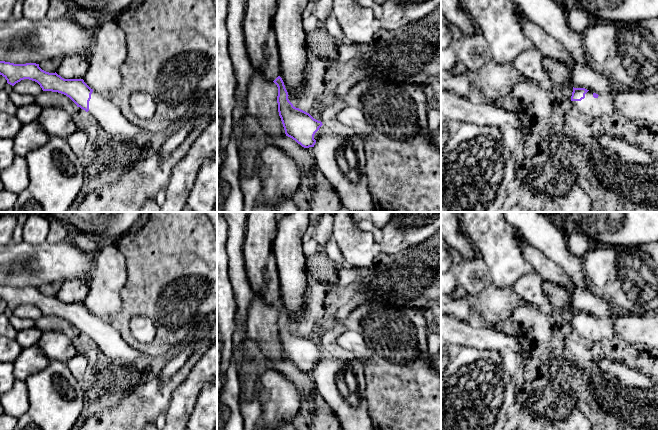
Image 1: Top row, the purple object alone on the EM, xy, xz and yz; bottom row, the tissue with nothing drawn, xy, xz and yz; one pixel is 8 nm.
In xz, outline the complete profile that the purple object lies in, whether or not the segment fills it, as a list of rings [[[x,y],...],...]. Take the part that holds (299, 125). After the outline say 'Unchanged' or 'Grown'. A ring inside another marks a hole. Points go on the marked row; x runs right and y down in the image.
[[[280,76],[273,81],[278,87],[278,112],[286,136],[304,148],[314,147],[326,128],[309,113],[296,108],[288,99],[288,92]]]. Grown

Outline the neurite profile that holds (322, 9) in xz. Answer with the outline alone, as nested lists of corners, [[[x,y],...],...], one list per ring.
[[[316,0],[309,5],[309,9],[313,15],[317,17],[321,24],[332,15],[333,0]]]

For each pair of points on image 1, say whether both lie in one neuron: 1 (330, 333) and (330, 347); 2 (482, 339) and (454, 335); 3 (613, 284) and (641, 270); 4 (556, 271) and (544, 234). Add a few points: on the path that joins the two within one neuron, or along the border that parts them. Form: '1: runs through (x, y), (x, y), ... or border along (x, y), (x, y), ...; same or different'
1: runs through (330, 336), (330, 344); same
2: runs through (475, 337), (461, 335); same
3: runs through (620, 278), (634, 277); same
4: border along (535, 247), (555, 262), (570, 278); different

